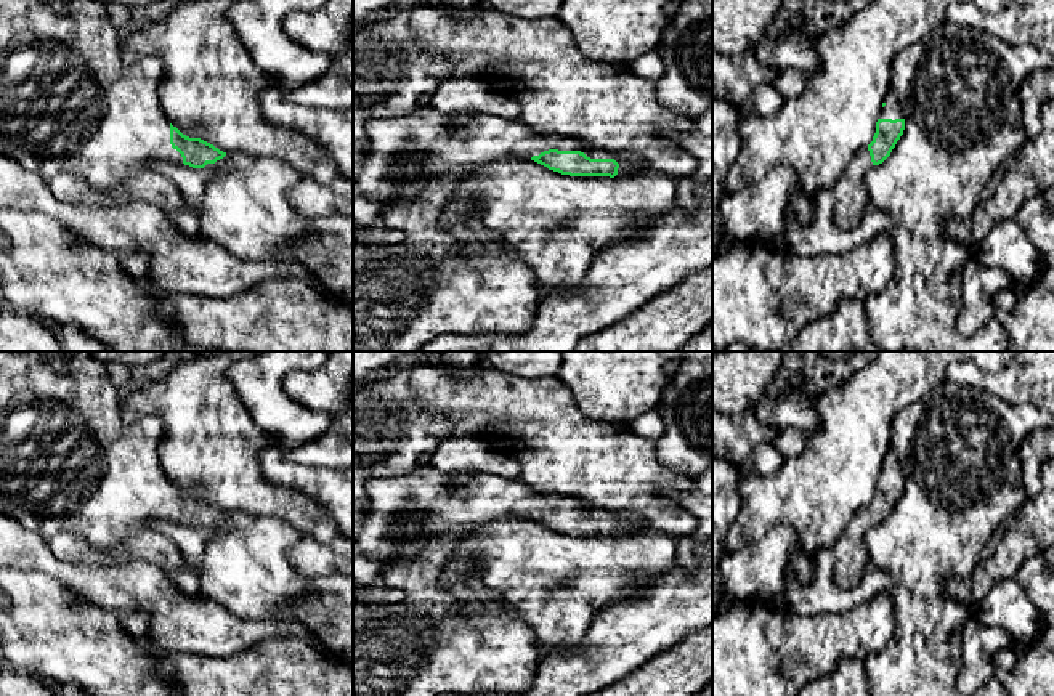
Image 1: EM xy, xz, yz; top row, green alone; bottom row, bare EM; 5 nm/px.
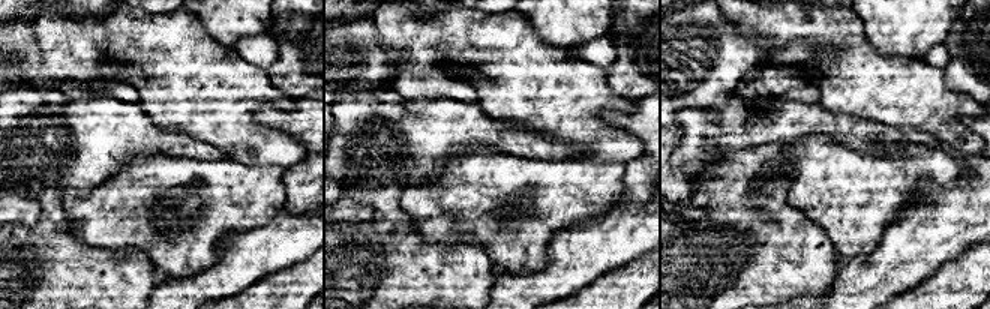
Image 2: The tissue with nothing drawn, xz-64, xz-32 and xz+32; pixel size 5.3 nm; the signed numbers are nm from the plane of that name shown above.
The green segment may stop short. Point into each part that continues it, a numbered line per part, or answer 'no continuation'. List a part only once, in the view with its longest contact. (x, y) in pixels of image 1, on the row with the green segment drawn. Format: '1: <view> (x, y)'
1: xz (405, 153)

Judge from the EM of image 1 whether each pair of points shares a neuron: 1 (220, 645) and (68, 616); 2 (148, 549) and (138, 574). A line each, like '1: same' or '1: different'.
1: different
2: different

